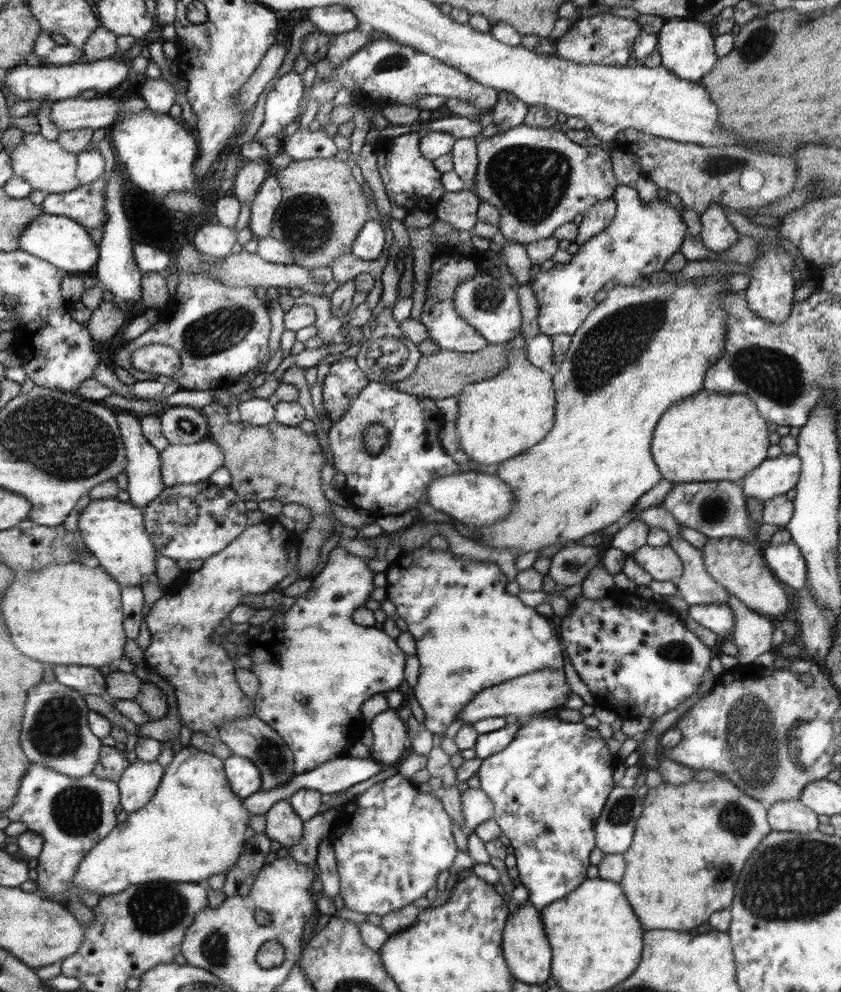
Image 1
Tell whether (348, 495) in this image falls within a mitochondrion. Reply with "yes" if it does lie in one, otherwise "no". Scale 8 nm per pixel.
no

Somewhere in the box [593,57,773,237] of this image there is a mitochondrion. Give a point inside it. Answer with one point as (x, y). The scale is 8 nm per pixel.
(711, 167)

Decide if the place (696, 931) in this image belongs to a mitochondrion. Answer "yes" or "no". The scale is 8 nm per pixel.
no

